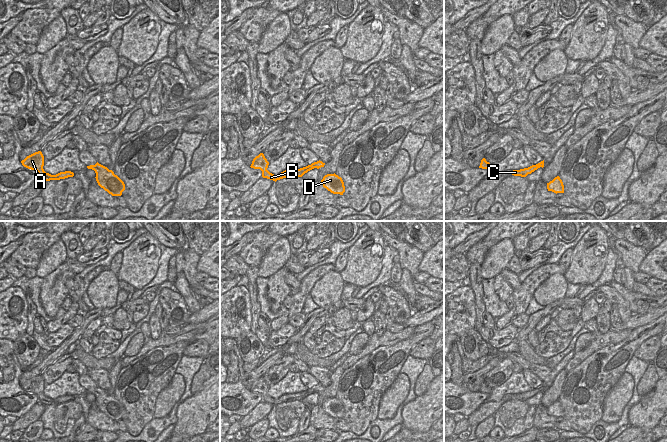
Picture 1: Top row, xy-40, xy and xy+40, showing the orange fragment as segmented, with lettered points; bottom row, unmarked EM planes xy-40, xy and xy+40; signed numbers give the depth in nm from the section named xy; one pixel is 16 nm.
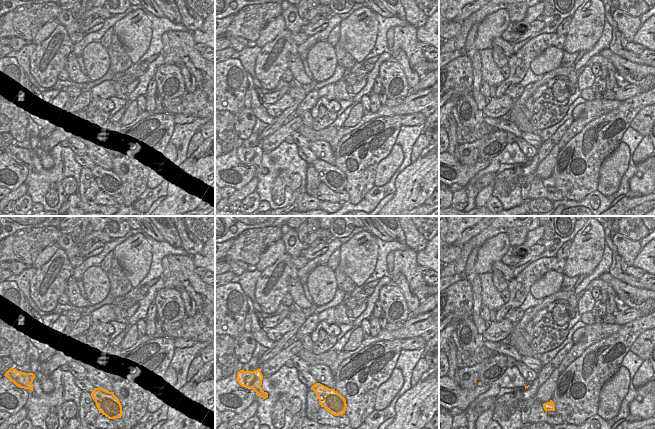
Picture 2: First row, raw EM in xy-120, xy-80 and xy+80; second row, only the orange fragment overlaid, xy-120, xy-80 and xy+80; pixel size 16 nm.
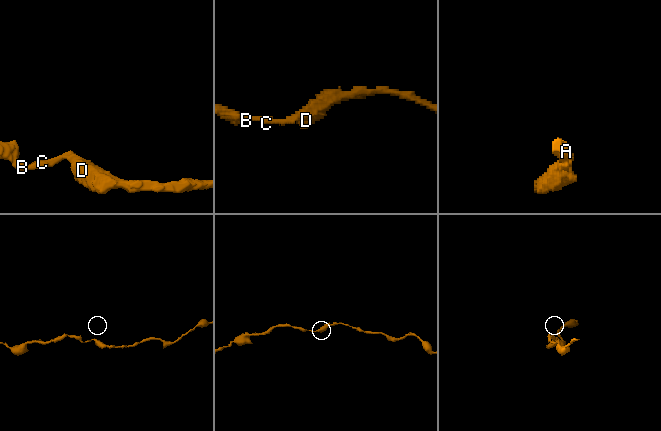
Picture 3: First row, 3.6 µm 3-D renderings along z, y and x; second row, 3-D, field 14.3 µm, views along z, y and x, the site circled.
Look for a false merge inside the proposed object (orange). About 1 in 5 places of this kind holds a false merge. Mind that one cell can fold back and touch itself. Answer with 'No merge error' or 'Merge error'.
No merge error

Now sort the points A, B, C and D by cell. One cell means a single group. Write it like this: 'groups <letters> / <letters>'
groups A B C D

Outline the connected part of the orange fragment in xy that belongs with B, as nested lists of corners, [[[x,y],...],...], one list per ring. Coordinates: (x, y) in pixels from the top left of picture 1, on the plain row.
[[[260,377],[258,380],[256,380],[251,388],[251,392],[254,393],[260,393],[262,395],[262,401],[263,402],[267,402],[273,405],[277,405],[283,402],[289,402],[289,401],[302,401],[305,397],[307,397],[308,395],[314,393],[314,392],[321,392],[324,391],[325,387],[323,387],[322,385],[317,385],[312,387],[311,389],[308,389],[306,391],[300,392],[300,393],[294,393],[294,394],[285,394],[283,396],[281,396],[278,399],[274,399],[272,397],[270,397],[267,392],[268,392],[269,386],[267,385],[267,383],[265,382],[263,377]]]

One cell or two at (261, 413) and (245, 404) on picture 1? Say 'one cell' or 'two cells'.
two cells

